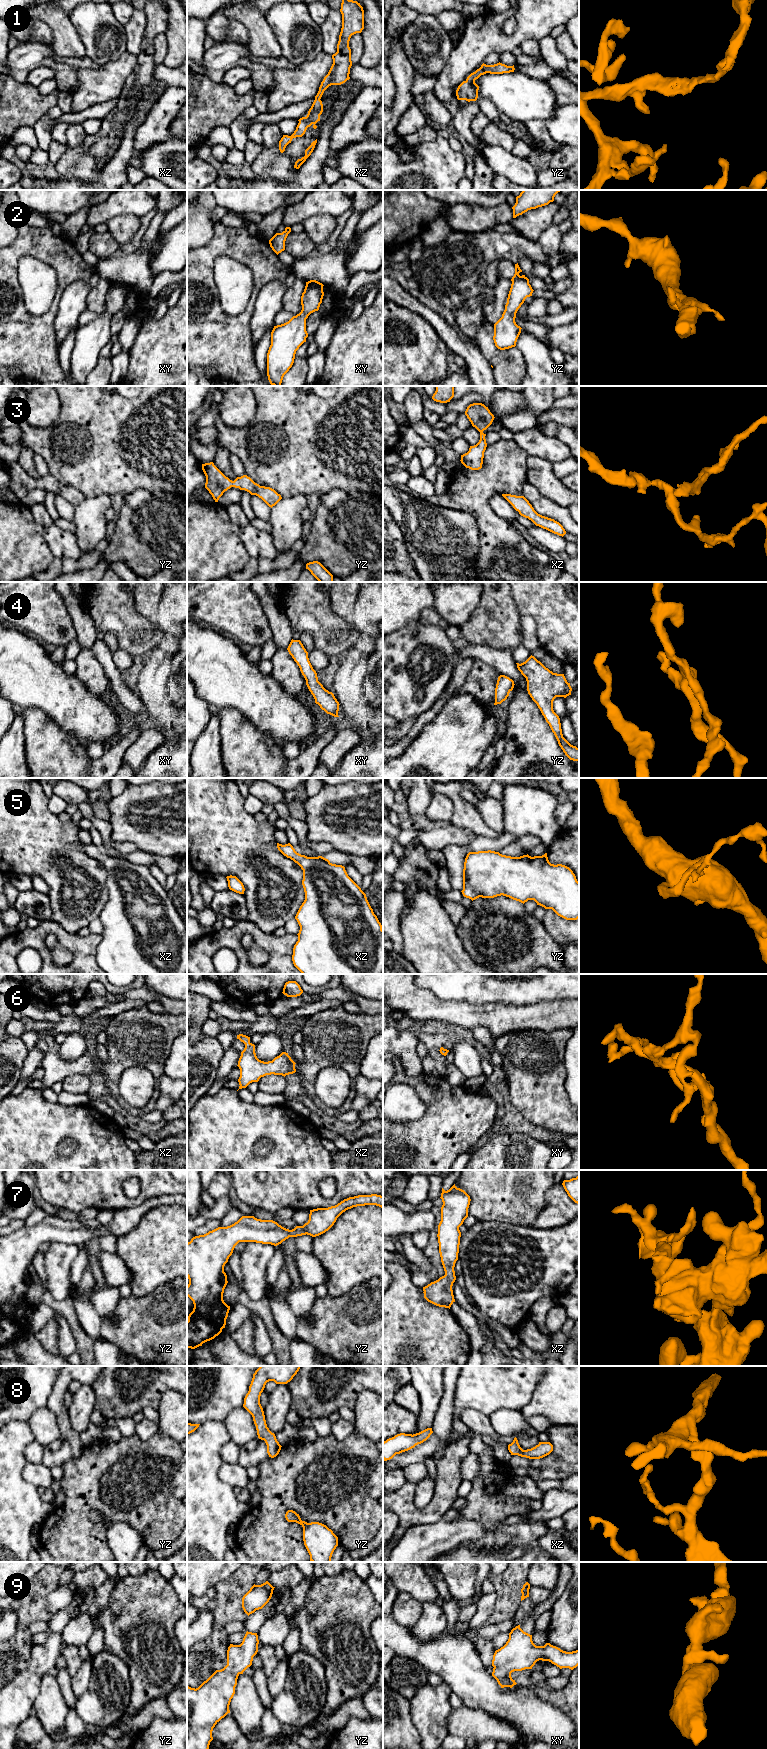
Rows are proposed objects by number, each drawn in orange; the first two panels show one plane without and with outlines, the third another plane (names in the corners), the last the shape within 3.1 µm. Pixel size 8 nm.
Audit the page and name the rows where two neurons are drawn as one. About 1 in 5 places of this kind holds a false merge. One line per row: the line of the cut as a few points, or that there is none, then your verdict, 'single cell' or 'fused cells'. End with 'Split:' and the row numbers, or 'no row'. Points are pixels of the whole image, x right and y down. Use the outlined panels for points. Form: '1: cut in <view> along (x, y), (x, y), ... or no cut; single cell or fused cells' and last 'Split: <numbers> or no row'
1: no cut; single cell
2: no cut; single cell
3: no cut; single cell
4: no cut; single cell
5: no cut; single cell
6: no cut; single cell
7: no cut; single cell
8: no cut; single cell
9: no cut; single cell
Split: no row

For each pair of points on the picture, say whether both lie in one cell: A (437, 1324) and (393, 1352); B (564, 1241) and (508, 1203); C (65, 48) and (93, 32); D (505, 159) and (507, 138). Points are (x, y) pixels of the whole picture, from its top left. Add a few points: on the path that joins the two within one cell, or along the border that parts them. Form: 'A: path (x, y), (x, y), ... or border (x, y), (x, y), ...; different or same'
A: path (425, 1325), (415, 1325), (400, 1340); same
B: border (506, 1222), (528, 1225), (530, 1227); different
C: border (69, 18), (85, 48), (86, 55); different
D: border (484, 141), (489, 144), (499, 145), (510, 152); different

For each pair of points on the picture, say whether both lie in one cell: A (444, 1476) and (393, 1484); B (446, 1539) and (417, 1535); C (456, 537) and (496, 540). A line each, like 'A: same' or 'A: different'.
A: different
B: same
C: different

